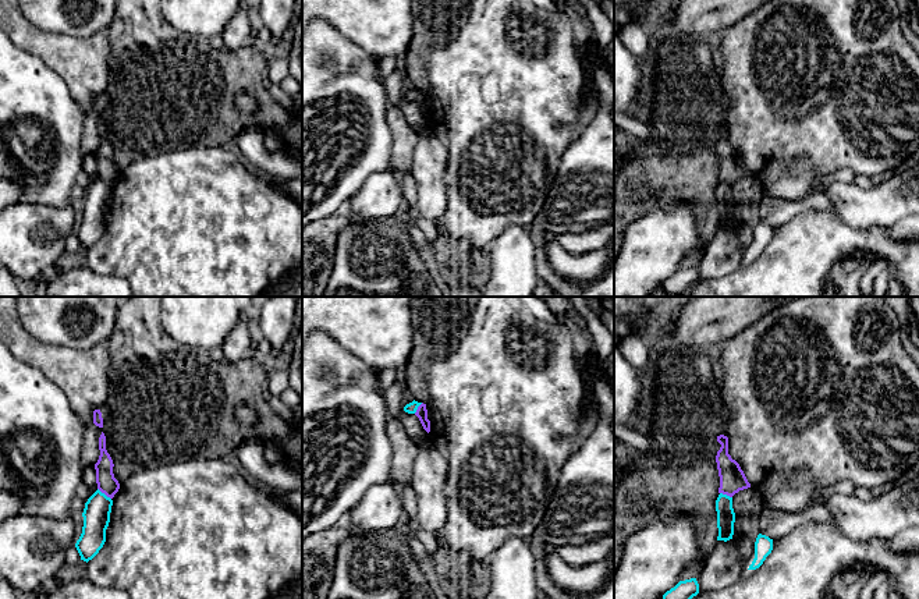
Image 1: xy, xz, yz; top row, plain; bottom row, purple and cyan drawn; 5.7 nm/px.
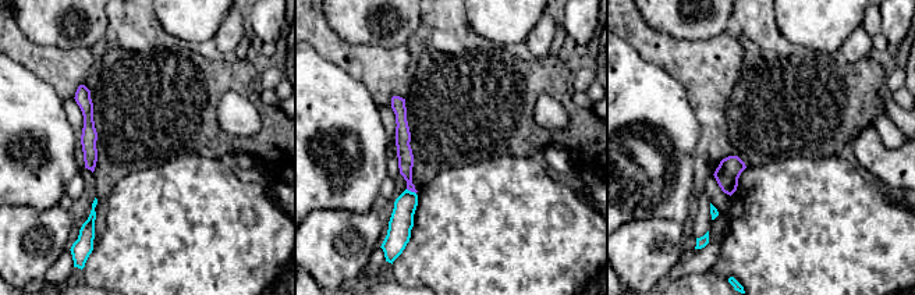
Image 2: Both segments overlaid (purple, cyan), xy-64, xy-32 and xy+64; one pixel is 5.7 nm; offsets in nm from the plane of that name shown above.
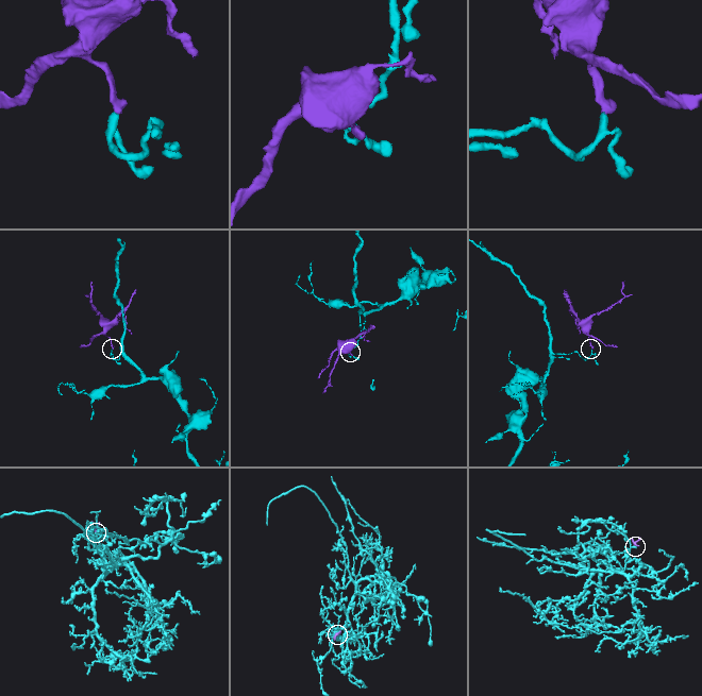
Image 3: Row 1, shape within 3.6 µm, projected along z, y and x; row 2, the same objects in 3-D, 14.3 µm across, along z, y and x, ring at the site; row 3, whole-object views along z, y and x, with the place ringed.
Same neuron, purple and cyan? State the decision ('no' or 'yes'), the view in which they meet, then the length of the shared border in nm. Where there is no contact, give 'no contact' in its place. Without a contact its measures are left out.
no; meets purple in xy; contact 100 nm long

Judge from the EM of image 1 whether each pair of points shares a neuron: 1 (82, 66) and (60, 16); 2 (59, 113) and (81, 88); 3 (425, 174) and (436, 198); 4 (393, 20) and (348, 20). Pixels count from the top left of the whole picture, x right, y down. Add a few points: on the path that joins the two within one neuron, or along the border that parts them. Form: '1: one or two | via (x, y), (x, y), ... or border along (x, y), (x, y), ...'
1: two | border along (36, 27), (78, 36), (91, 36), (100, 31)
2: two | border along (53, 70), (81, 109), (84, 127)
3: one | via (430, 180), (432, 192)
4: one | via (382, 20), (359, 20)

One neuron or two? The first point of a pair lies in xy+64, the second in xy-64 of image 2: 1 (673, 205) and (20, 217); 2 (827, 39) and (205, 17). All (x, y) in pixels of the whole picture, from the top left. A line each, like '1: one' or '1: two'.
1: two
2: one

